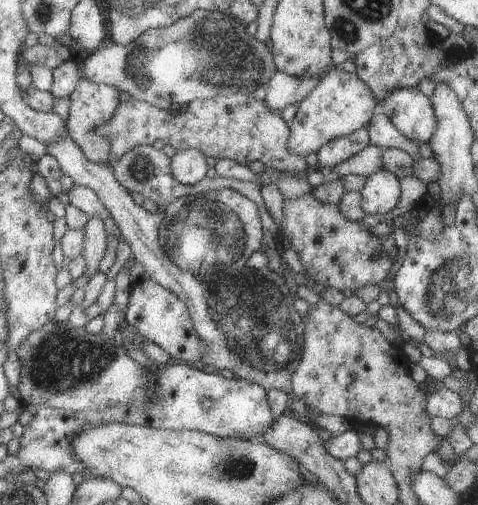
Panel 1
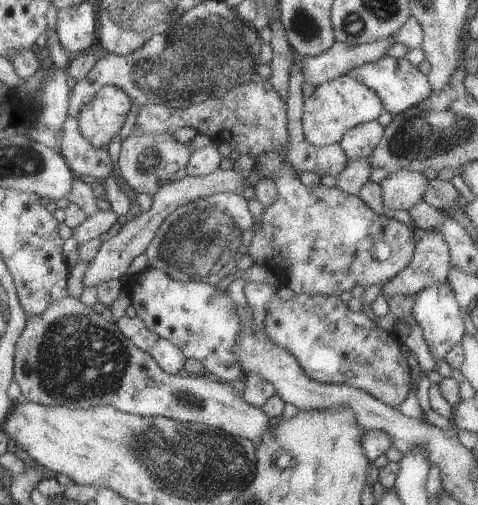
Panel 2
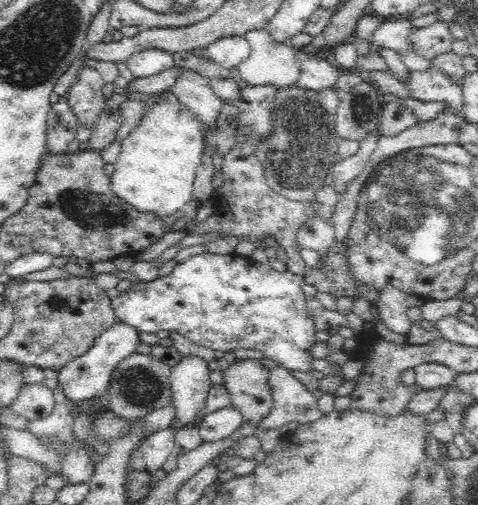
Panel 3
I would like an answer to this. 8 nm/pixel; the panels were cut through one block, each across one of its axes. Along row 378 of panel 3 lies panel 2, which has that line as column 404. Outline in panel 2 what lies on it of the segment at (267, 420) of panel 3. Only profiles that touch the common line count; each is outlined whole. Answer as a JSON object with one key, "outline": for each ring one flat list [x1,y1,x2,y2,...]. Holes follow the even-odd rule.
{"outline":[[426,231,415,246,413,259,381,287,386,297,416,295,422,289,444,281,451,269,451,250,437,231]]}

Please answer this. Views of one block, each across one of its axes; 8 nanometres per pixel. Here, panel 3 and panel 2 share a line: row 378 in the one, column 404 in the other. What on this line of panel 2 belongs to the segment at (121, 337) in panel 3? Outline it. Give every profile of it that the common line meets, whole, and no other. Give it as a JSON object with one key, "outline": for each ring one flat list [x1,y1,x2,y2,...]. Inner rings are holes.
{"outline":[[386,55,377,61,354,67,347,74,368,88,375,90,383,104,383,110,391,112,393,116,416,103,422,102,433,91,428,77,416,65,410,63,407,58,396,59]]}

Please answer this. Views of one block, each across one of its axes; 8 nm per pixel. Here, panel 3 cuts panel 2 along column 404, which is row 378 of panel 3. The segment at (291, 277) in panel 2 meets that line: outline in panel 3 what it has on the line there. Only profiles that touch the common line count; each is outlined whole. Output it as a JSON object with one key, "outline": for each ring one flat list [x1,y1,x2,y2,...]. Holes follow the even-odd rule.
{"outline":[[236,359,223,370,223,385,228,389,231,405,242,413,246,423,260,423,264,416,272,414,273,396,267,385,269,370,254,359]]}

